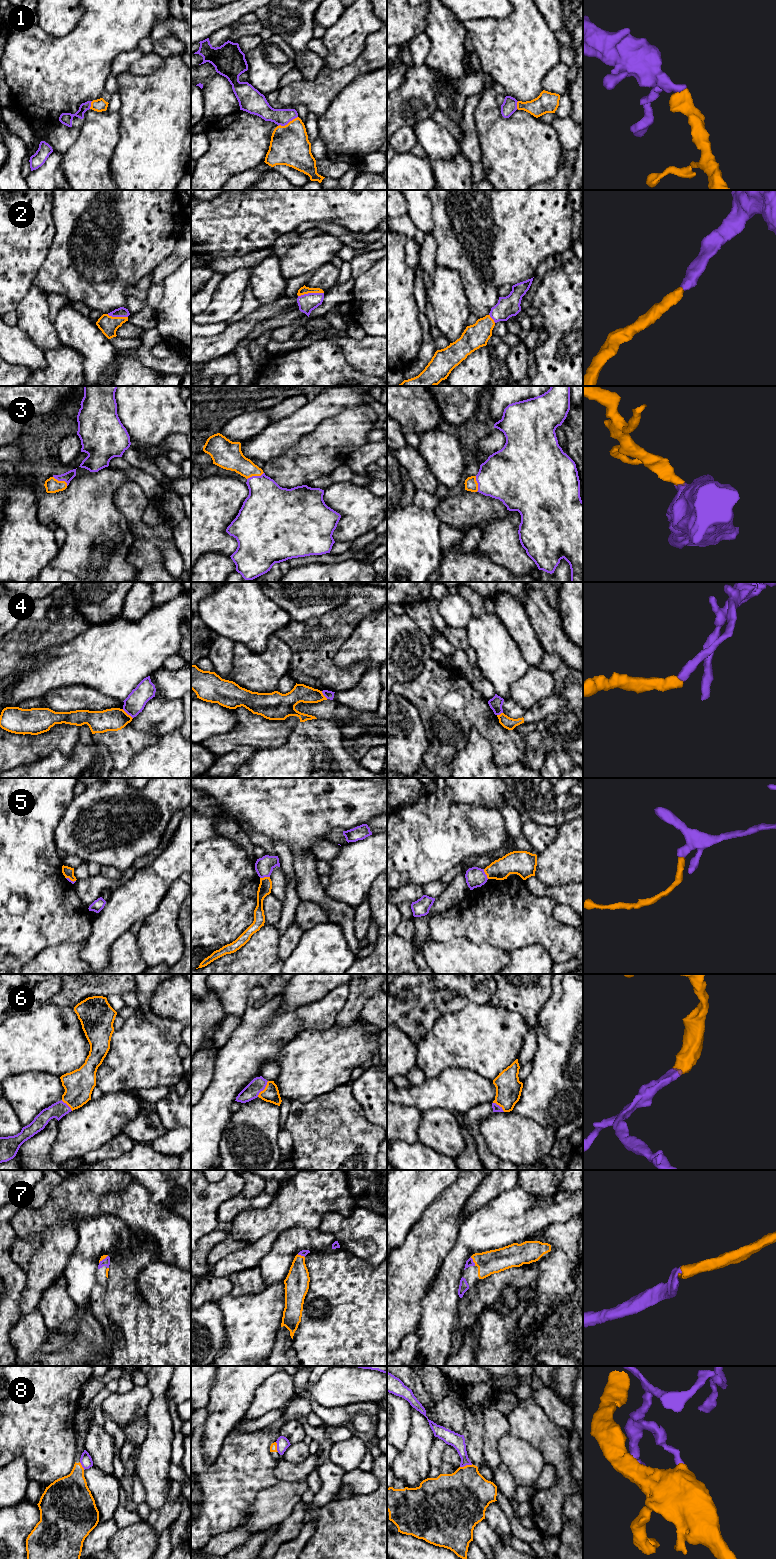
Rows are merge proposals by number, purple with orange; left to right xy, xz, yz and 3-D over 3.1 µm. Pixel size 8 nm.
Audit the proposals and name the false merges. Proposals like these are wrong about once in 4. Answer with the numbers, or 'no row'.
4, 5, 8

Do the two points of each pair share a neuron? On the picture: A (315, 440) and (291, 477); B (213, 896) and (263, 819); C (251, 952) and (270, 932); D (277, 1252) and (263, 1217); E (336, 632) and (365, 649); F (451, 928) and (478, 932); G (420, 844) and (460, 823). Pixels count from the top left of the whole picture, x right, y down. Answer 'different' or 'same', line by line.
A: same
B: different
C: same
D: different
E: different
F: same
G: same

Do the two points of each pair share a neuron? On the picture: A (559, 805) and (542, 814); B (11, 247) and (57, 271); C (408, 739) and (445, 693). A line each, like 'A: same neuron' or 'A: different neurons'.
A: same neuron
B: different neurons
C: different neurons

